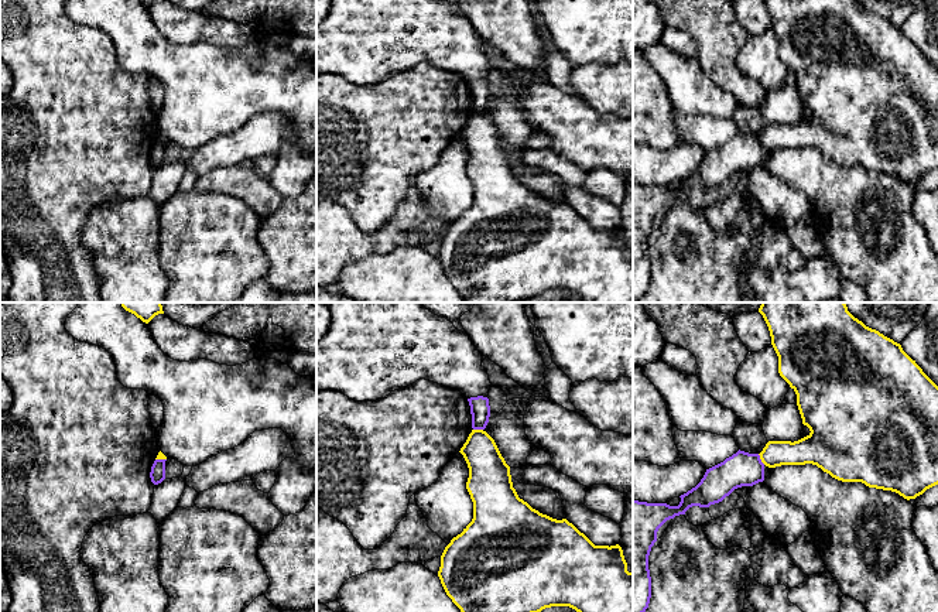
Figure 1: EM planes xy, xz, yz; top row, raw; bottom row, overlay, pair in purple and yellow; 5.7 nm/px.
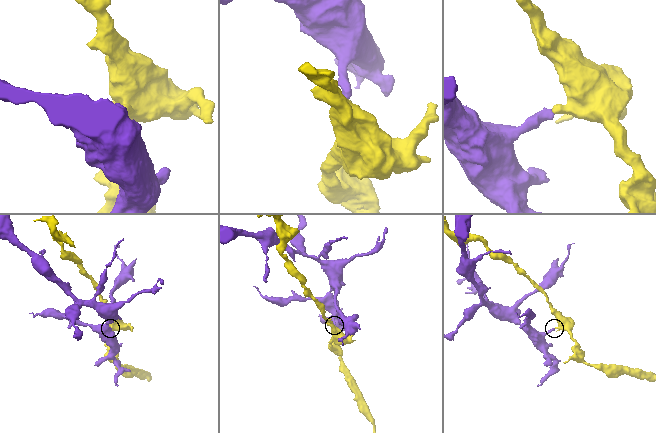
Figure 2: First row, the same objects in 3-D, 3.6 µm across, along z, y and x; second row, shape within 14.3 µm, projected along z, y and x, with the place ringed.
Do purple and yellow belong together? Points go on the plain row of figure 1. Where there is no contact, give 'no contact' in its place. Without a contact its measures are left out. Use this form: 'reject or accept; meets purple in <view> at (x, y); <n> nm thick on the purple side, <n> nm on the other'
reject; meets purple in yz at (760, 143); 190 nm thick on the purple side, 140 nm on the other

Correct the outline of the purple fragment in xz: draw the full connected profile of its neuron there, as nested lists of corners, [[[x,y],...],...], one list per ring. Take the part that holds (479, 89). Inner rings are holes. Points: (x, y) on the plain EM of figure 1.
[[[477,79],[468,82],[468,85],[472,98],[472,112],[485,113],[490,100],[489,82],[483,79]]]

